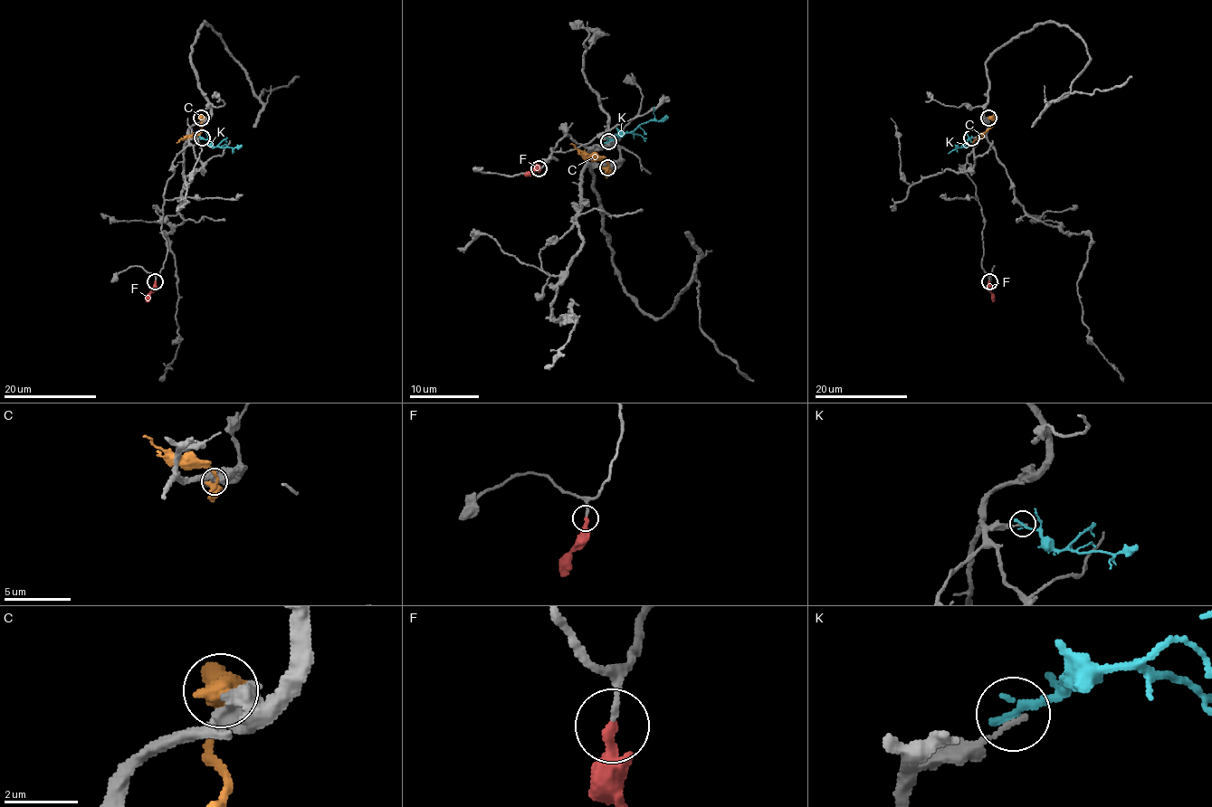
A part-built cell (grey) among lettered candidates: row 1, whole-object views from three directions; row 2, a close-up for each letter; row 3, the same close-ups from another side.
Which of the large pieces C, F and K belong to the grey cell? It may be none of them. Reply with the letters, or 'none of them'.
F

